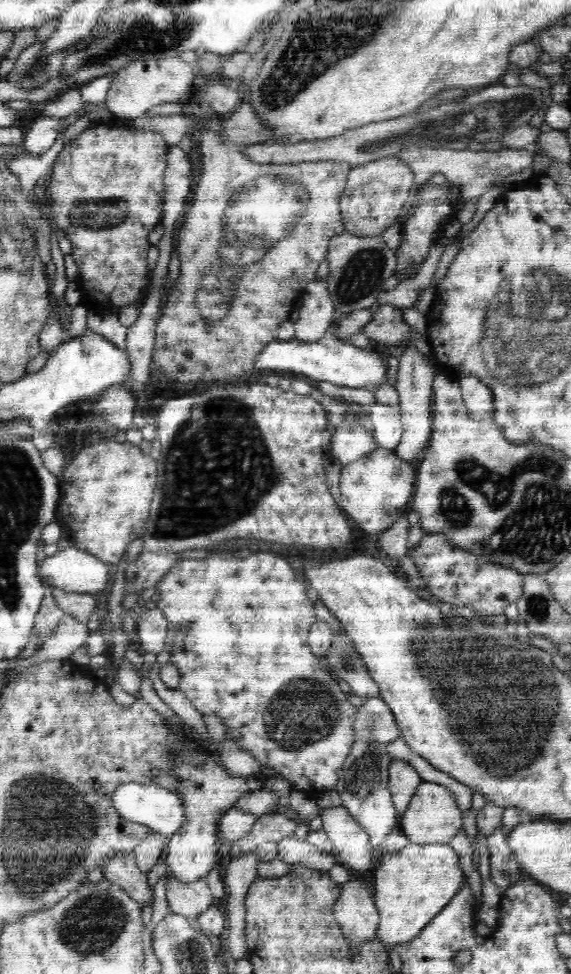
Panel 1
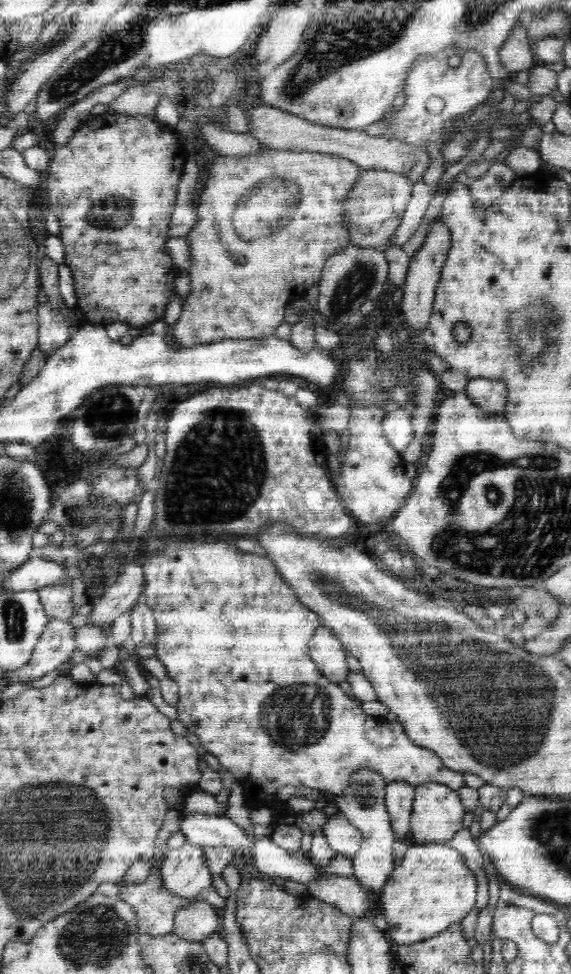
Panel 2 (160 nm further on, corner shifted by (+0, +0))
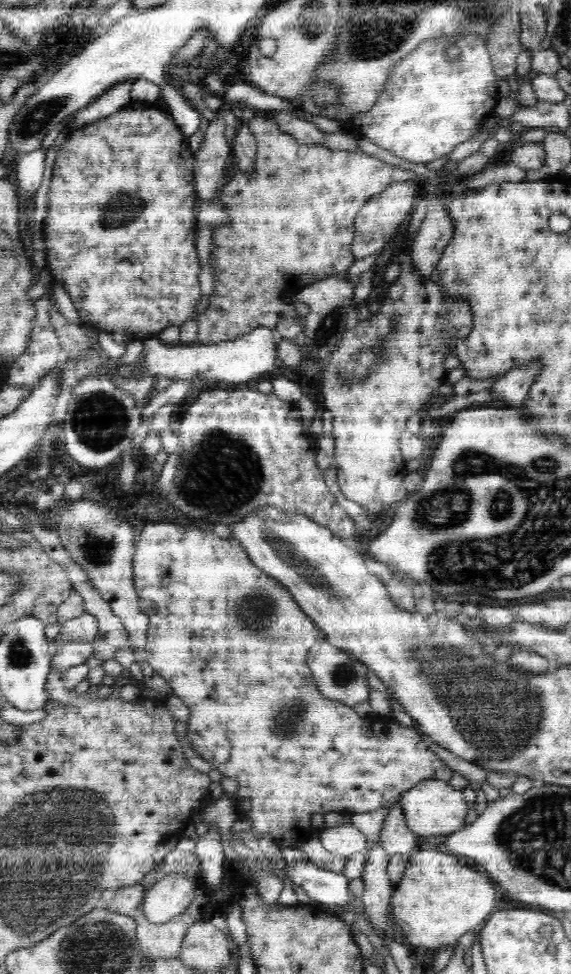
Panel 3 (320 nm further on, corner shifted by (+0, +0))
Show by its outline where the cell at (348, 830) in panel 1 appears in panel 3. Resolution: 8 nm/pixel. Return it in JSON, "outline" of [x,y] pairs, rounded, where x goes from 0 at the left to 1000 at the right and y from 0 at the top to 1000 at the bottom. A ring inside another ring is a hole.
{"outline":[[[602,845],[585,850],[569,849],[559,855],[564,869],[601,880],[630,875],[643,866],[641,858],[616,845]]]}

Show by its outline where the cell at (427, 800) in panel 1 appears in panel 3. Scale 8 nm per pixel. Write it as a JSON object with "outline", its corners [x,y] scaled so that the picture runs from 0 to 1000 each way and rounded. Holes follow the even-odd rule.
{"outline":[[[739,801],[699,818],[715,850],[736,858],[786,857],[804,853],[816,846],[820,825],[809,811],[799,810],[785,802]]]}

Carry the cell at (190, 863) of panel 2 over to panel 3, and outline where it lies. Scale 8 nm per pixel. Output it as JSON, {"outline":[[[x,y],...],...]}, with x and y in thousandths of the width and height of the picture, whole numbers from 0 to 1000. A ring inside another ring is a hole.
{"outline":[[[291,897],[250,918],[247,934],[259,947],[287,949],[319,938],[343,918],[349,900]]]}

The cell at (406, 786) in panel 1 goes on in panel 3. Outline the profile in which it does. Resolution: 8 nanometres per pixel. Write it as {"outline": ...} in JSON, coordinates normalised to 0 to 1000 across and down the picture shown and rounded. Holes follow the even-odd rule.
{"outline":[[[697,823],[681,826],[680,838],[673,842],[673,850],[669,850],[667,870],[681,879],[687,877],[715,877],[722,878],[730,872],[729,860],[725,855],[715,850],[711,841]]]}

